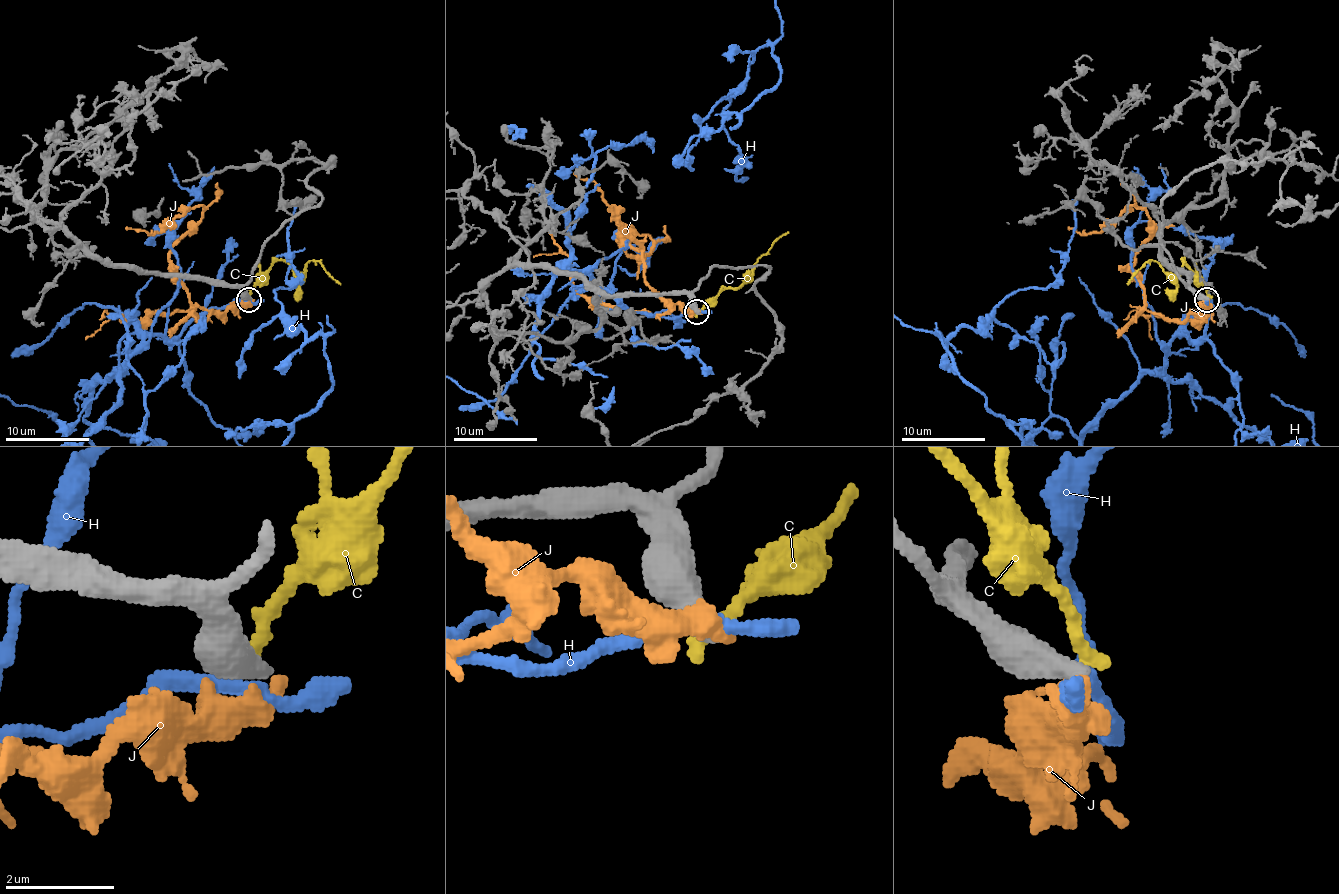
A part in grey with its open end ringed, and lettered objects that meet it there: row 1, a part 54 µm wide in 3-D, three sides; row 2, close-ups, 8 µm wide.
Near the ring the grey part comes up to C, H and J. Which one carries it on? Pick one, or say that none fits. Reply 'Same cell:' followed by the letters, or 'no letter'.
Same cell: no letter

